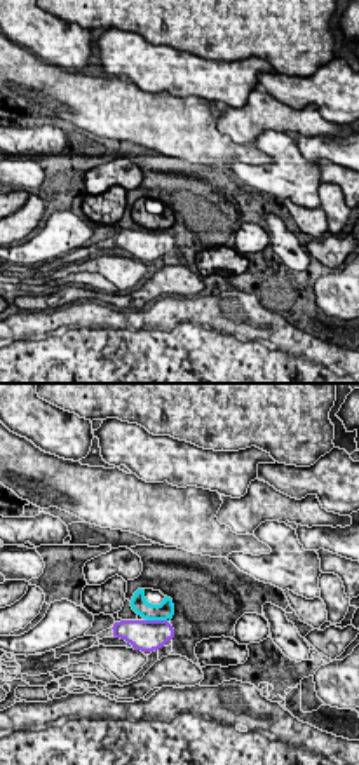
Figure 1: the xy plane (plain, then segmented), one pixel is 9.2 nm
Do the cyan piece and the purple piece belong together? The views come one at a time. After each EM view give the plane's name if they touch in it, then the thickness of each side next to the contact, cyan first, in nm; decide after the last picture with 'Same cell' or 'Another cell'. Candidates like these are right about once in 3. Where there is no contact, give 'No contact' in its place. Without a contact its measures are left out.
Touches cyan in xy. Thickness 160 nm (cyan) against 280 nm

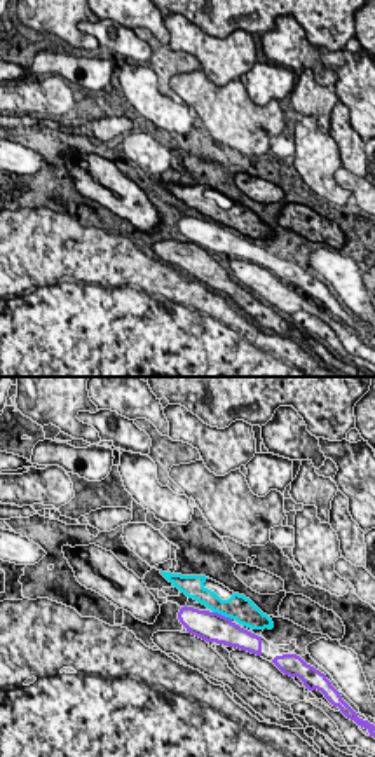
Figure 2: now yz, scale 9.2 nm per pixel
Touches cyan in yz. Thickness 240 nm (cyan) against 280 nm

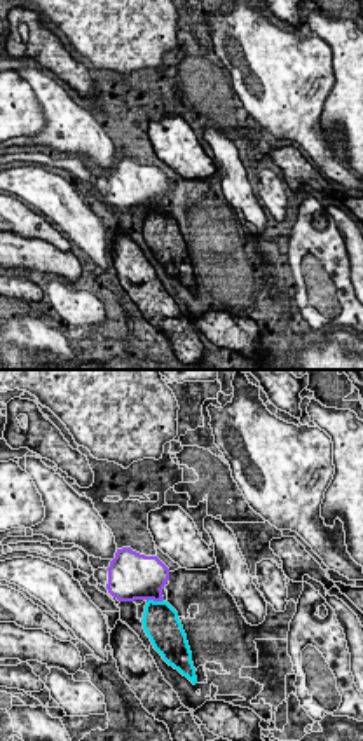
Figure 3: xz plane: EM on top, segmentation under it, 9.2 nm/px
Touches cyan in xz. Thickness 340 nm (cyan) against 420 nm

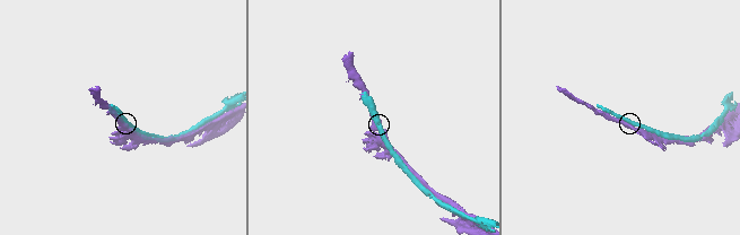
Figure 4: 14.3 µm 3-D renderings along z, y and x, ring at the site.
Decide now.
Another cell

